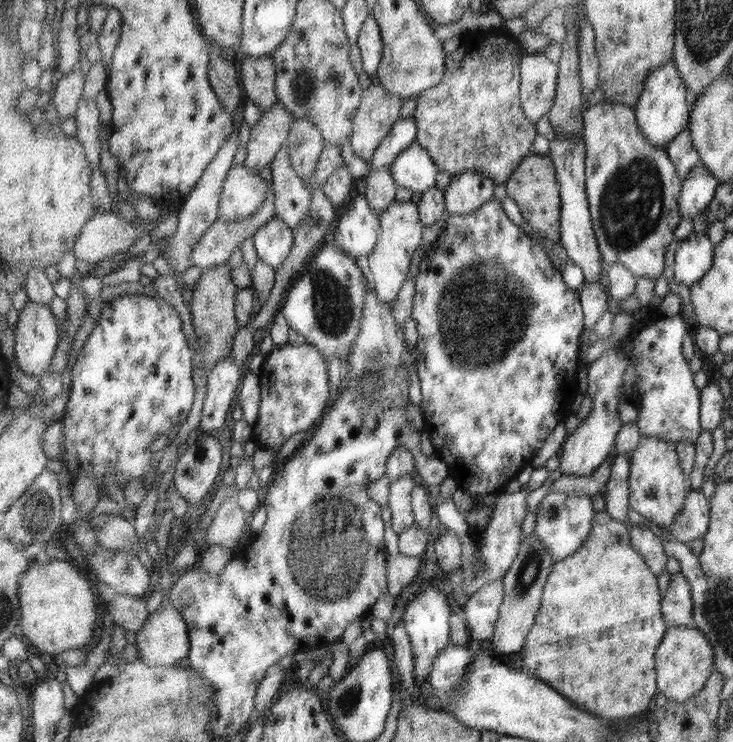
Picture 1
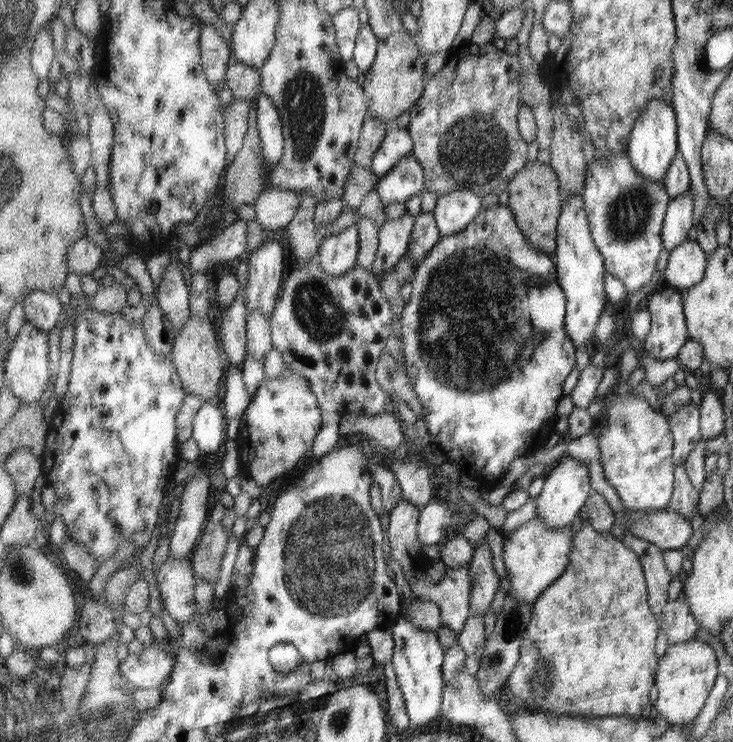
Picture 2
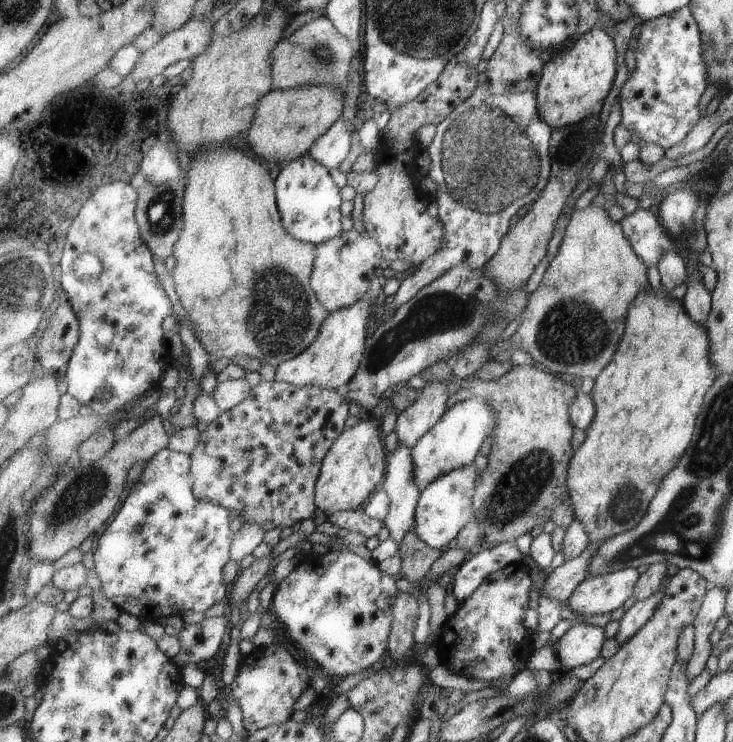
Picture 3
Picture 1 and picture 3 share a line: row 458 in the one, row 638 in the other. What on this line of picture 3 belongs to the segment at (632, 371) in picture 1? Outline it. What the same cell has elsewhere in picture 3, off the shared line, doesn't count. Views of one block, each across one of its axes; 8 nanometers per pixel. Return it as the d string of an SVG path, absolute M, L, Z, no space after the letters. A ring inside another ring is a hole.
M581 620L572 623L567 632L555 643L562 662L562 671L588 665L601 656L601 648L608 636L604 627L590 625Z

